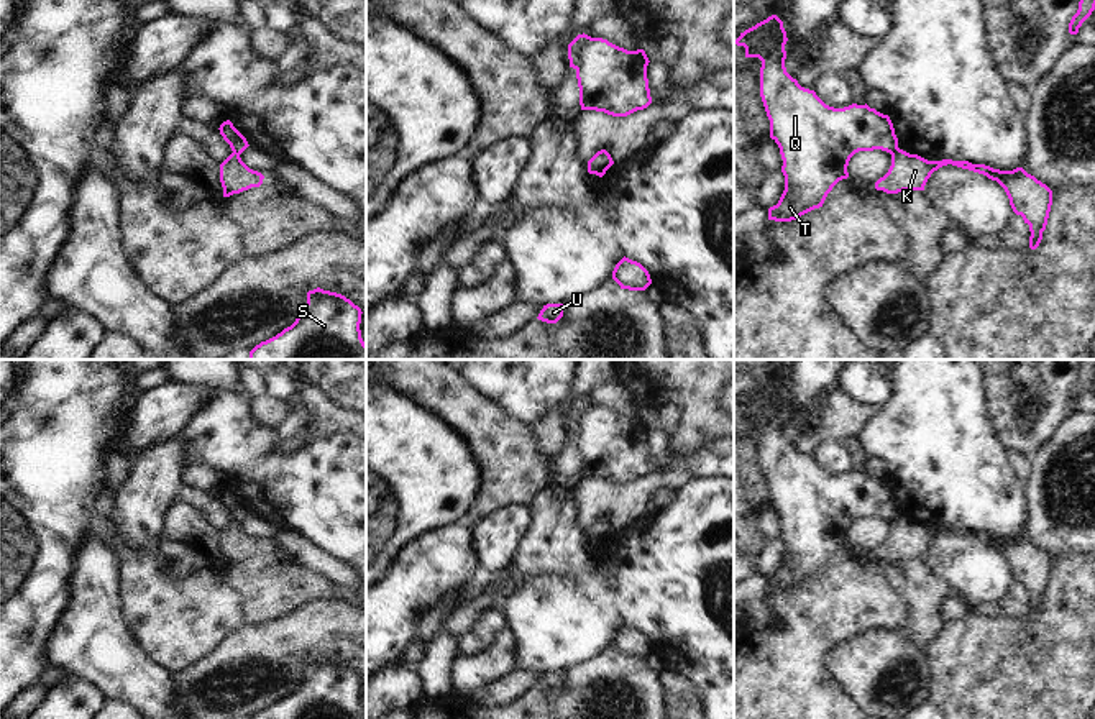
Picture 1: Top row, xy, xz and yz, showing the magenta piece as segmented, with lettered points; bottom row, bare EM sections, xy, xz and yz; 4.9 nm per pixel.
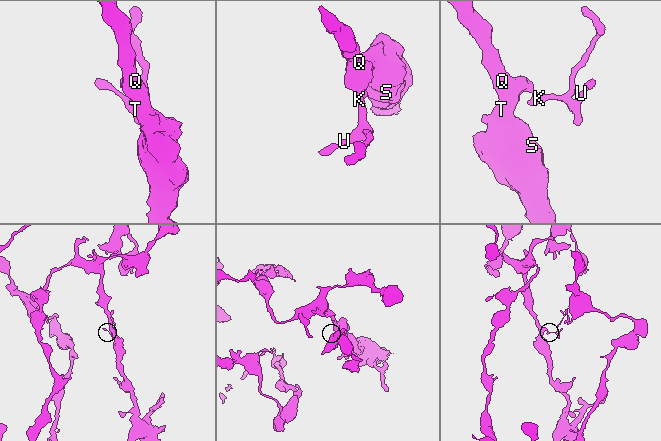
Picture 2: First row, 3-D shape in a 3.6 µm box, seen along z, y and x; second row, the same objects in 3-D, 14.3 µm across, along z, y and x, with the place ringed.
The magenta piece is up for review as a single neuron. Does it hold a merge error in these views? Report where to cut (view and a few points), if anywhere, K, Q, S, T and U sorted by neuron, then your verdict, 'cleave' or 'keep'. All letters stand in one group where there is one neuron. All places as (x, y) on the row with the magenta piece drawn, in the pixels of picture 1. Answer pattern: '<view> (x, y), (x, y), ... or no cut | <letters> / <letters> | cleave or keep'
yz (898, 148), (892, 155) | K U / Q S T | cleave

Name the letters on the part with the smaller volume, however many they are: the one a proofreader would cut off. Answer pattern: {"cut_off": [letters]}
{"cut_off": ["K", "U"]}

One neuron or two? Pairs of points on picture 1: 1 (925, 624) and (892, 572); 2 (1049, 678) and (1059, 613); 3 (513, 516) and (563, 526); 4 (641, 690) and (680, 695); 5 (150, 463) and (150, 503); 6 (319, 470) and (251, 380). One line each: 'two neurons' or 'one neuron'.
1: one neuron
2: one neuron
3: two neurons
4: two neurons
5: one neuron
6: two neurons

